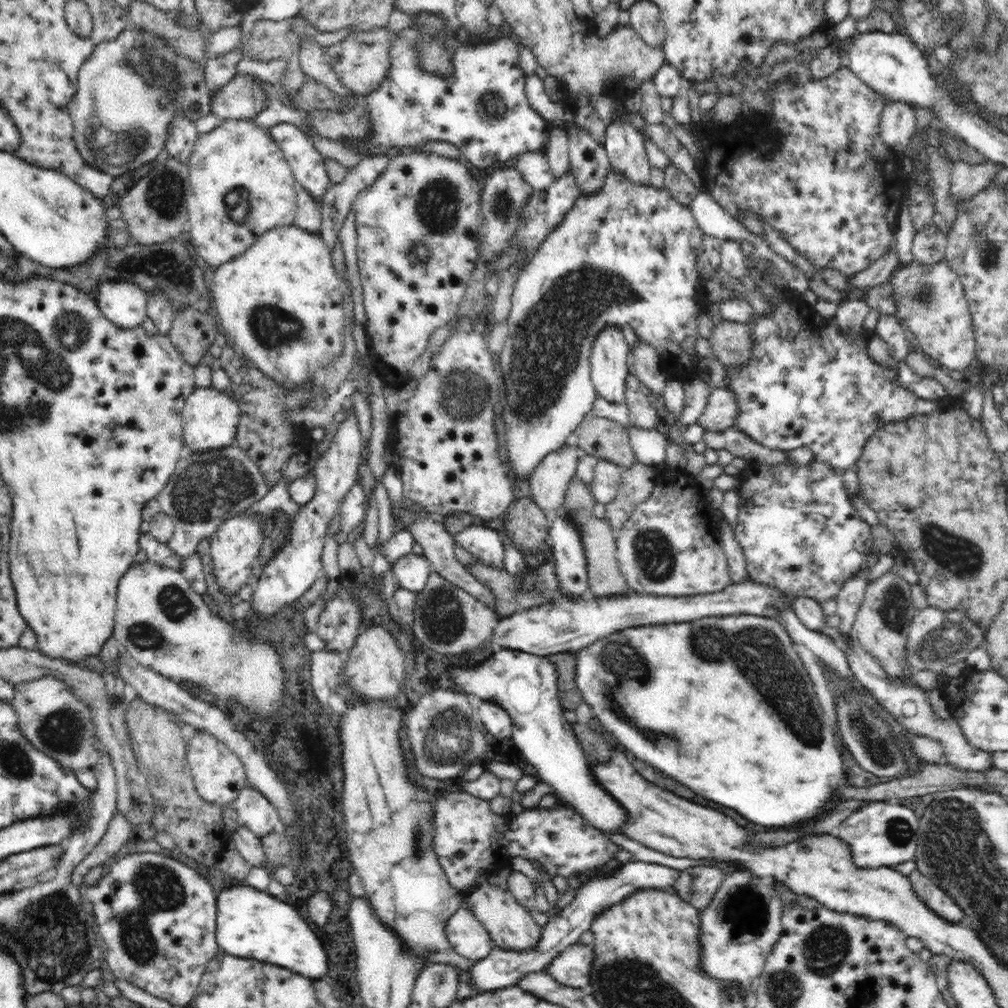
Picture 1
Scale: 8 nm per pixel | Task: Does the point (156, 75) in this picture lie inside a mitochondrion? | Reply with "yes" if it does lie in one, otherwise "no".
yes

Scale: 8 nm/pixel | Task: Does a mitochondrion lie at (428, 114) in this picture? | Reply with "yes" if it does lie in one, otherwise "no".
no

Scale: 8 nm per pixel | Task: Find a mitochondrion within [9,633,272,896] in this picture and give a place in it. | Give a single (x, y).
(64, 730)

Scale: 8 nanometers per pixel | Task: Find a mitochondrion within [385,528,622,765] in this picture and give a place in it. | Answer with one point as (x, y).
(443, 620)

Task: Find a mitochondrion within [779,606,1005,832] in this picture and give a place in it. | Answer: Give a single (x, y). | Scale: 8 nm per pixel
(950, 639)

